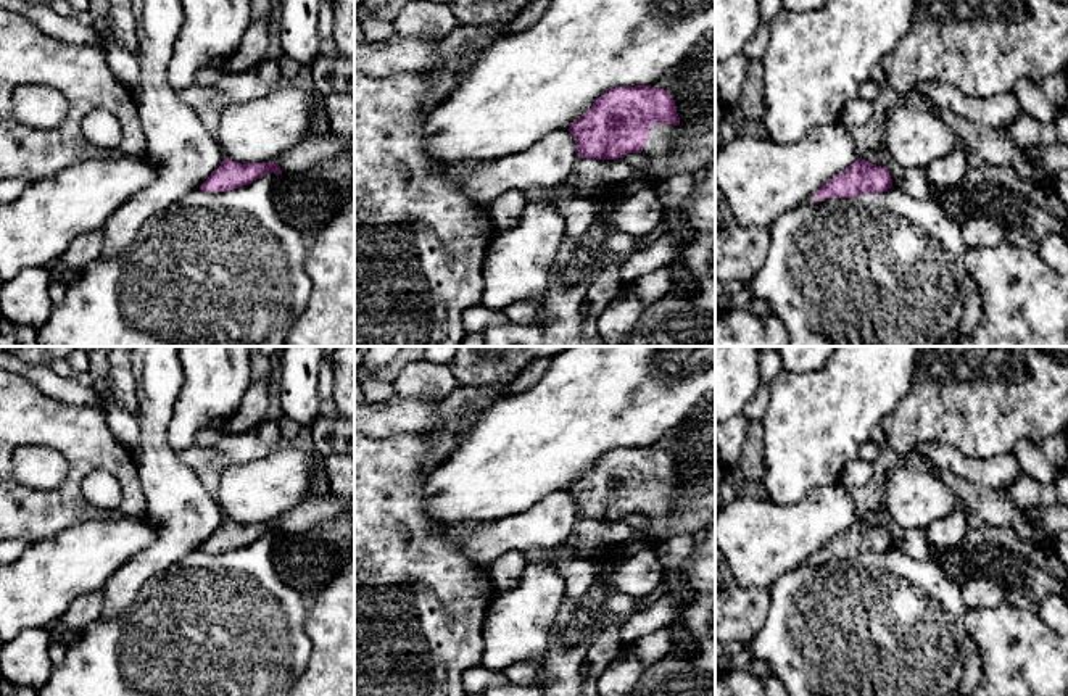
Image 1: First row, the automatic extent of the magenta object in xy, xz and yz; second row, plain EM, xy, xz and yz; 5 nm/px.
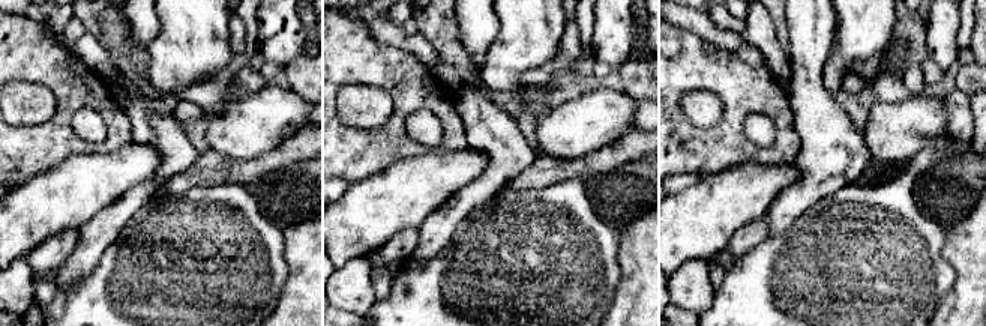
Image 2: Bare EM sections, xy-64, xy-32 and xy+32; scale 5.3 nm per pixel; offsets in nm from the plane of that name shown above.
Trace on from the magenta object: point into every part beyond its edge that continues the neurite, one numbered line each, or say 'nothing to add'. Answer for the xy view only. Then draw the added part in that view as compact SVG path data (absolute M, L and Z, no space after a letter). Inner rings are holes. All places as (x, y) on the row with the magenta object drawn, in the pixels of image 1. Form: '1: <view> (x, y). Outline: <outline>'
1: xy (318, 149). Outline: M330 130L311 135L279 158L282 172L303 172L316 164L332 161L354 147L353 139L337 137Z

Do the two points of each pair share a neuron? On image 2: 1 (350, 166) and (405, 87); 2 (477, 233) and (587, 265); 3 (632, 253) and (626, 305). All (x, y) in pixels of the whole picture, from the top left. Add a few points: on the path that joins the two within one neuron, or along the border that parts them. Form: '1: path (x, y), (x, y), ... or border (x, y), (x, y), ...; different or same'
1: path (369, 149), (396, 122), (402, 107); same
2: path (505, 254), (560, 254); same
3: path (632, 266), (632, 292); same

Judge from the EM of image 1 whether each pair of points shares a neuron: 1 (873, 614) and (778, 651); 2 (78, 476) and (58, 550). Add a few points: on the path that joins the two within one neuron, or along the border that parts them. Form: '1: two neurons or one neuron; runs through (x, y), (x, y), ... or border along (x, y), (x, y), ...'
1: one neuron; runs through (849, 629), (832, 637), (803, 640)
2: two neurons; border along (100, 521), (82, 521), (33, 543)

